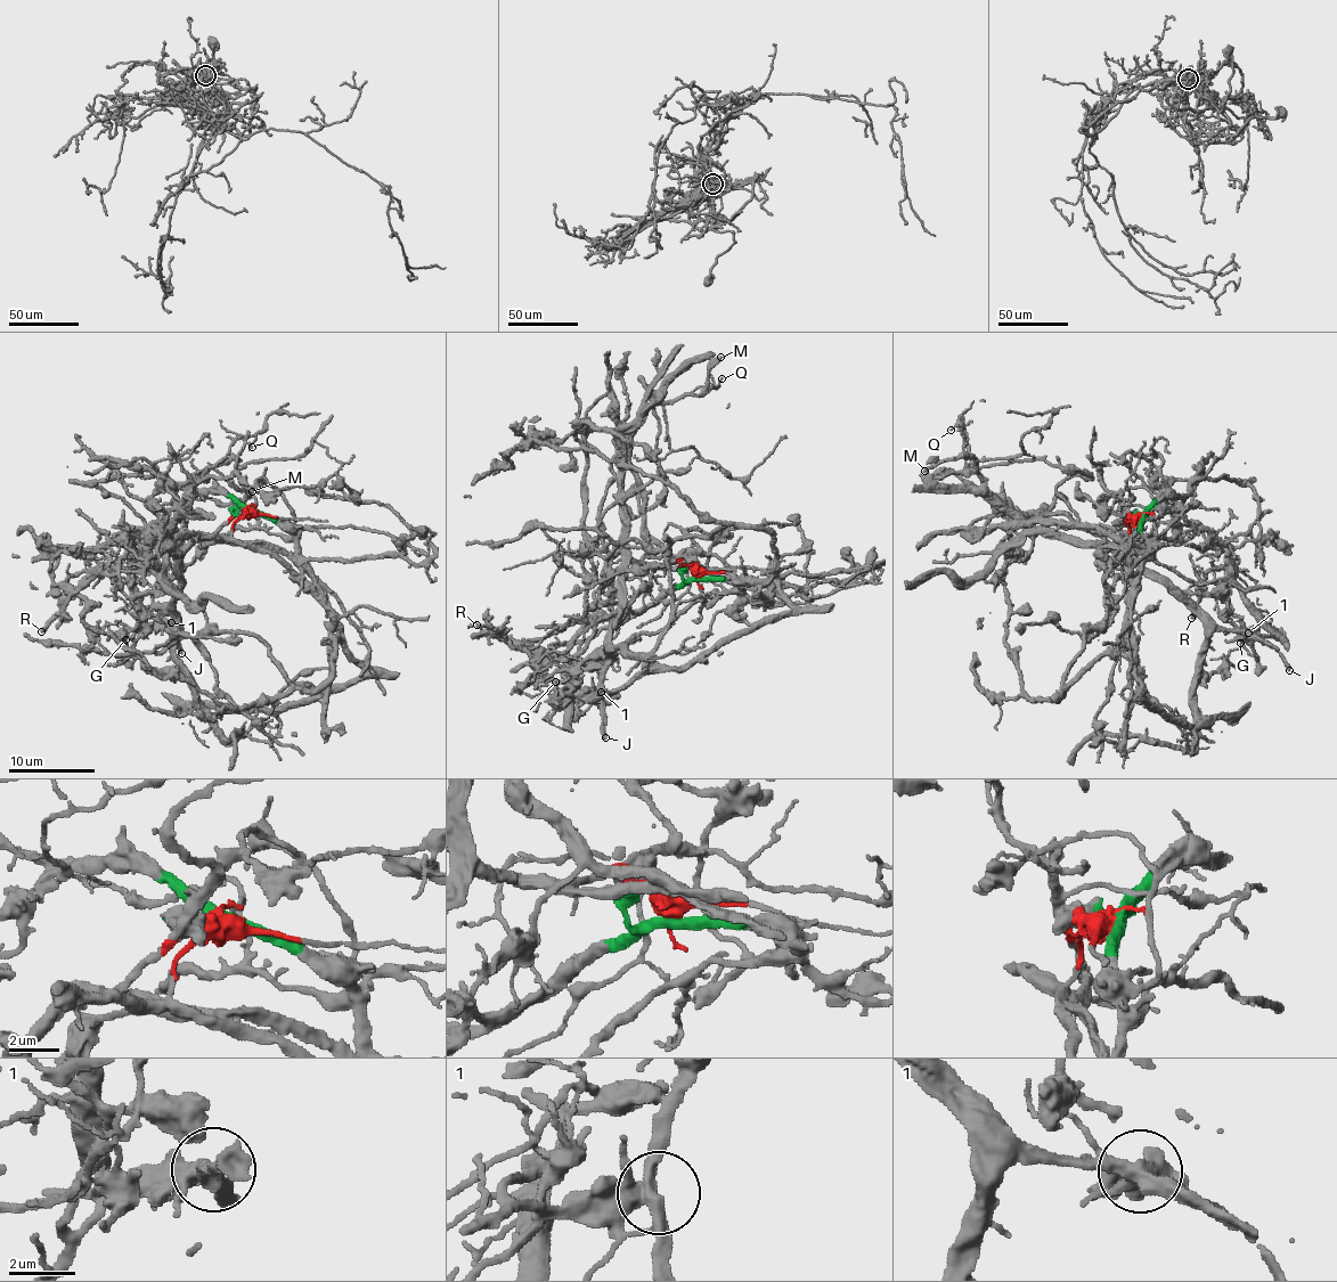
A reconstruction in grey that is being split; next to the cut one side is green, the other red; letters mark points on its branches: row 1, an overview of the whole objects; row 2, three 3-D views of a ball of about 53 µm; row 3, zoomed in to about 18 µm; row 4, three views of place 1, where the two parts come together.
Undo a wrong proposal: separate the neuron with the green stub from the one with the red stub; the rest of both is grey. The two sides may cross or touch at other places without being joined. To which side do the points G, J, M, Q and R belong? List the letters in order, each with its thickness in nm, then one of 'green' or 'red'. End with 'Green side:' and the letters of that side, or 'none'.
G: calibre 150 nm; green
J: calibre 320 nm; red
M: calibre 200 nm; red
Q: calibre 100 nm; red
R: calibre 280 nm; green
Green side: G, R

